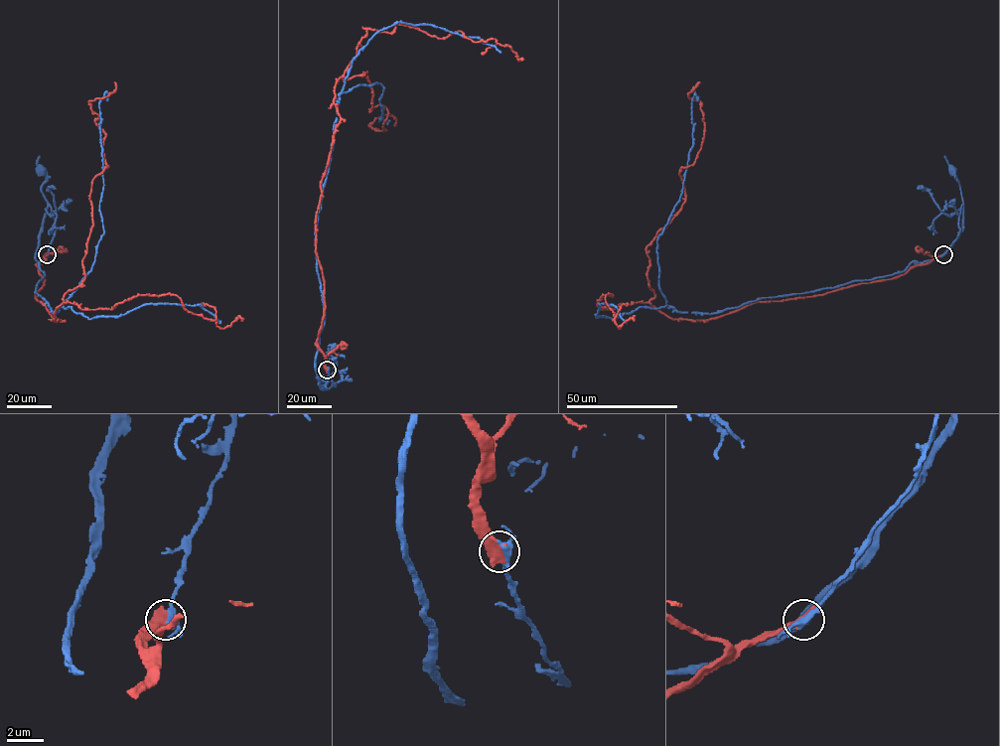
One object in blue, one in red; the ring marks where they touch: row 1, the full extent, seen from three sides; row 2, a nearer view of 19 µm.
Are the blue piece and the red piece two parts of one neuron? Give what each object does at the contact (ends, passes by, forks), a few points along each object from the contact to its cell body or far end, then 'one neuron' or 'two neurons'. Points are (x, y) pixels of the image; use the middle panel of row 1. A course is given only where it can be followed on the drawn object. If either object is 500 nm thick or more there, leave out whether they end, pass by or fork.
course blue (327, 370), (336, 386), (322, 387), (326, 382), (322, 377); course red (327, 370), (315, 230), (336, 81), (366, 72), (370, 111), (387, 111), (385, 130), (369, 126), (394, 126); two neurons

